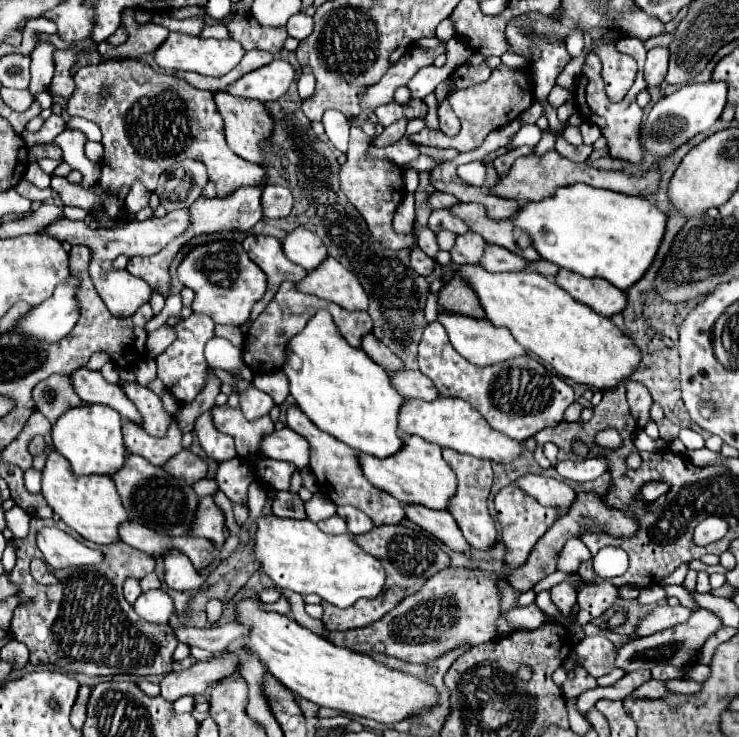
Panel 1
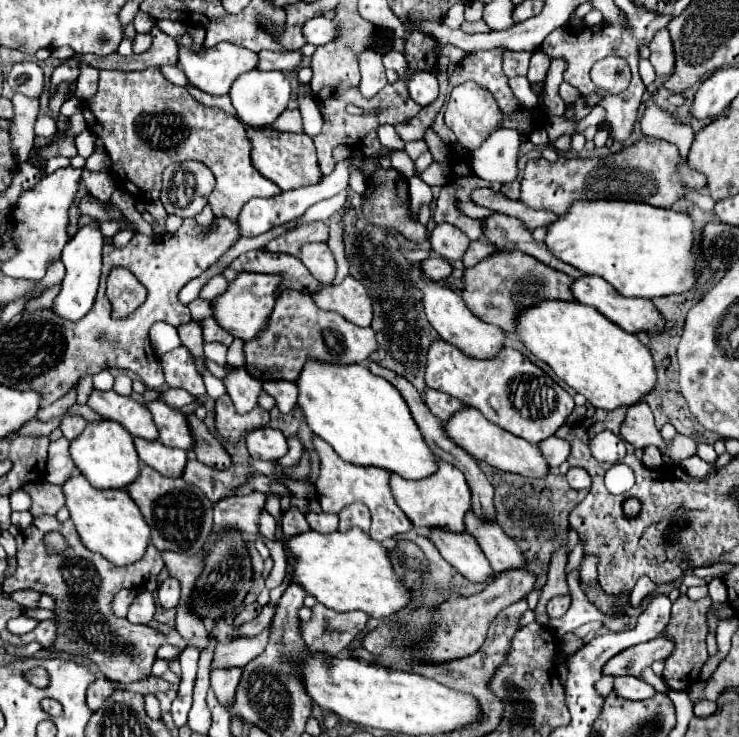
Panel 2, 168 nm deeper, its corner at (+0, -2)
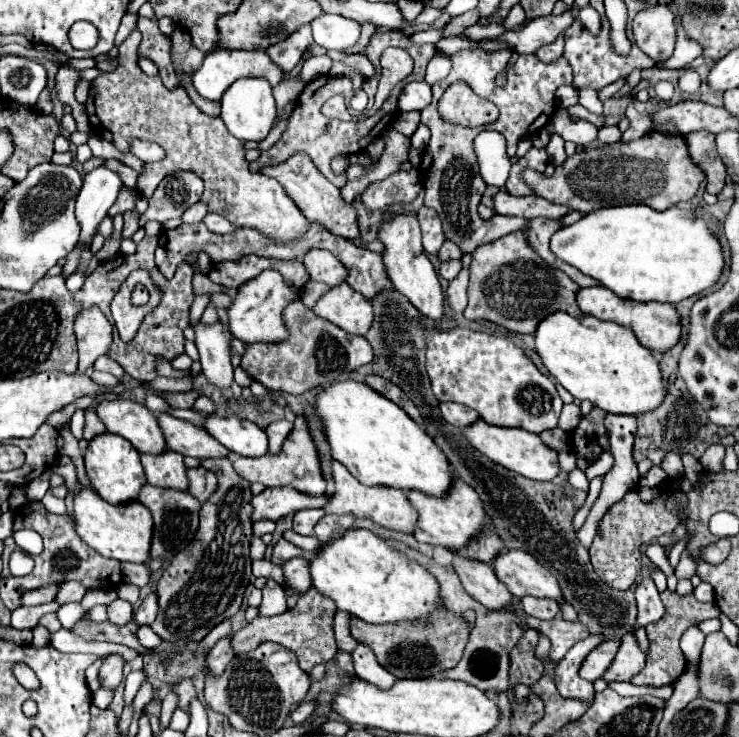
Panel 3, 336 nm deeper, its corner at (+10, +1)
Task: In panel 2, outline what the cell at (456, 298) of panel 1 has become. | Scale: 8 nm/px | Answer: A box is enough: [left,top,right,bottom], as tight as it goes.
[462,251,574,331]

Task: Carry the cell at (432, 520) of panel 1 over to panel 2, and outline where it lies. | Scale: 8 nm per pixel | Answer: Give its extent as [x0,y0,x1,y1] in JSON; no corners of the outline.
[430,529,494,583]

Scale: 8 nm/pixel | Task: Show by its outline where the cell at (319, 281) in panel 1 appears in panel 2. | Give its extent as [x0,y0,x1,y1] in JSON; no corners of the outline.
[312,275,372,327]

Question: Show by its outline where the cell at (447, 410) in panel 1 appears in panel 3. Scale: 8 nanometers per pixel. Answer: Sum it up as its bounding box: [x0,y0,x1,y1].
[462,420,558,482]

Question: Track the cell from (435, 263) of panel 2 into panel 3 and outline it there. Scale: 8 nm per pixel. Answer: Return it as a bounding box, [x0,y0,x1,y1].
[438,260,462,280]

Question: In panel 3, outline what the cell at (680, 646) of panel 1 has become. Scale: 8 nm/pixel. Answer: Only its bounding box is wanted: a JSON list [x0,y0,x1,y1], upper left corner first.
[580,640,620,680]

